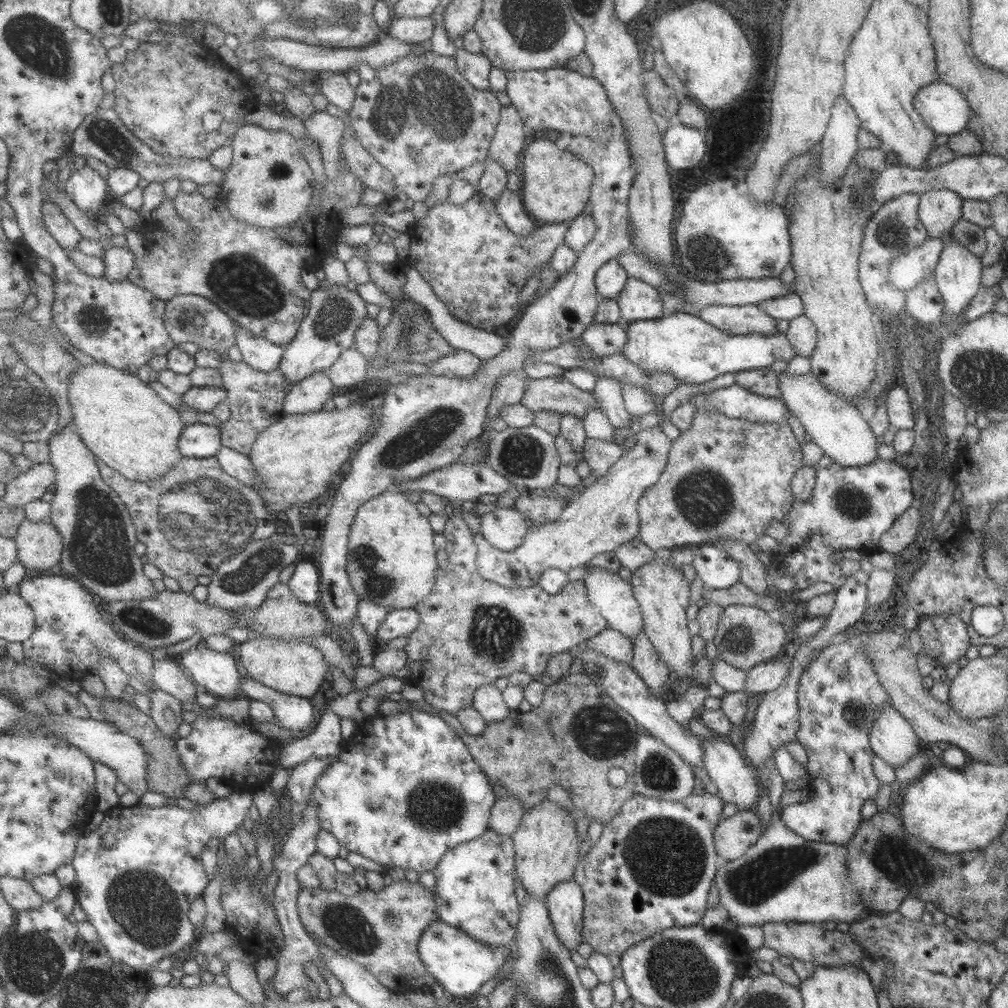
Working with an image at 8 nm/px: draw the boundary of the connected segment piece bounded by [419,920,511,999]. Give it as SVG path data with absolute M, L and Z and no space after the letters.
M441 920L425 927L419 938L421 962L441 988L454 999L475 996L481 984L492 978L505 961L510 960L510 950L511 946L507 944L499 948L489 948L466 932Z

